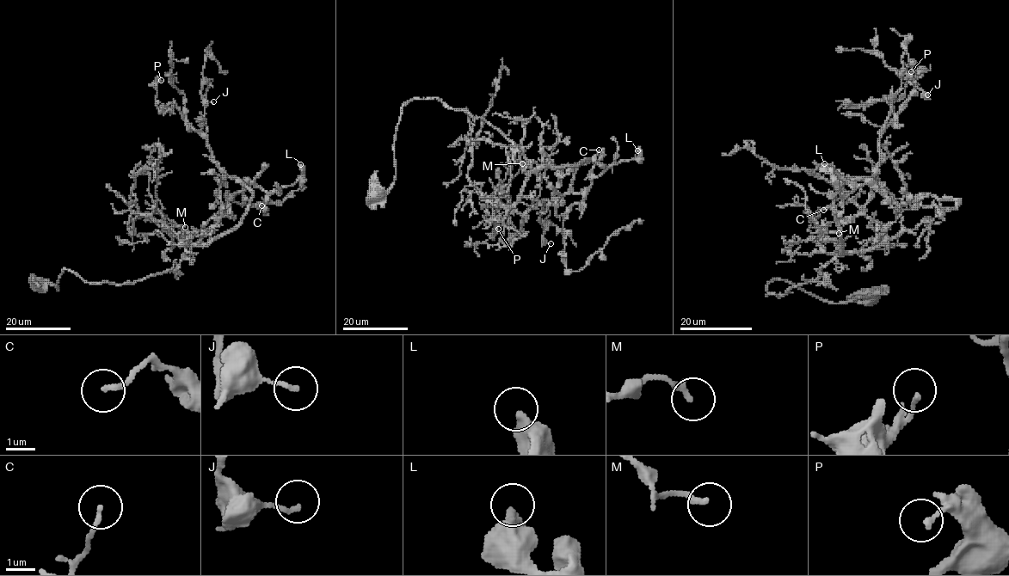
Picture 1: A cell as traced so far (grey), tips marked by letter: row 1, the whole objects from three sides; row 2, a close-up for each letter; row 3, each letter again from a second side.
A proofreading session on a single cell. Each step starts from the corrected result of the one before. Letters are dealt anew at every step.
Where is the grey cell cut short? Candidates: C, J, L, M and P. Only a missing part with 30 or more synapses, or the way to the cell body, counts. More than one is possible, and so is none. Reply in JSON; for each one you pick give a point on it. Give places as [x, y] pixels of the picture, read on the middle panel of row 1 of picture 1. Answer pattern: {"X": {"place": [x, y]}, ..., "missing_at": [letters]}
{"missing_at": []}

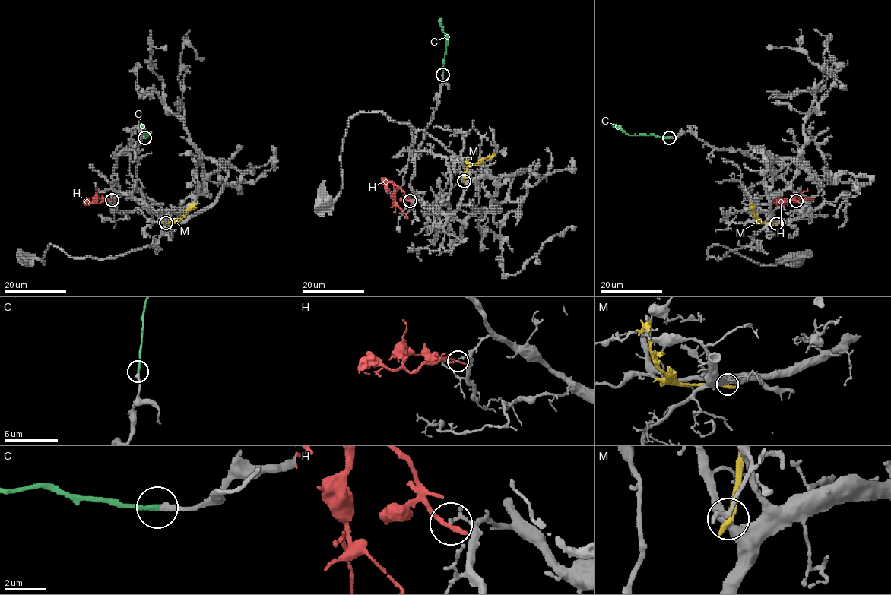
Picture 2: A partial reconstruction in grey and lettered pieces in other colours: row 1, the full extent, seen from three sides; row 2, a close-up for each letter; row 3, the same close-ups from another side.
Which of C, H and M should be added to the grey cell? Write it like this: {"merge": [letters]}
{"merge": ["C"]}

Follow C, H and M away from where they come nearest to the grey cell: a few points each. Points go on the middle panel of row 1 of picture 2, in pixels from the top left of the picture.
C: (442, 74), (446, 35), (442, 30), (442, 18)
H: (409, 200), (394, 185), (394, 203), (407, 218)
M: (464, 180), (468, 167), (496, 155)

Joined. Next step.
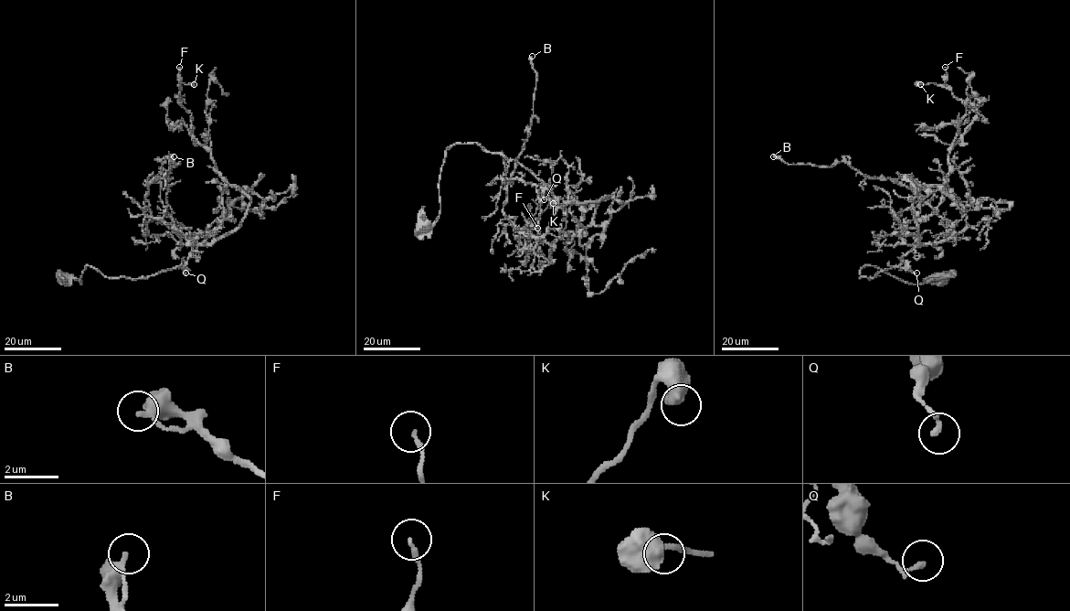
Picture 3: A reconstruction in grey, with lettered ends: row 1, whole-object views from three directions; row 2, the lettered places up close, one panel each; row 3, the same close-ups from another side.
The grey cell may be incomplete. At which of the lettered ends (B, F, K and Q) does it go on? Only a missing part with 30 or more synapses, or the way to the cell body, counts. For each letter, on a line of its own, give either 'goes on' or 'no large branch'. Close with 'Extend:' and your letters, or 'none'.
B: no large branch
F: no large branch
K: no large branch
Q: no large branch
Extend: none

